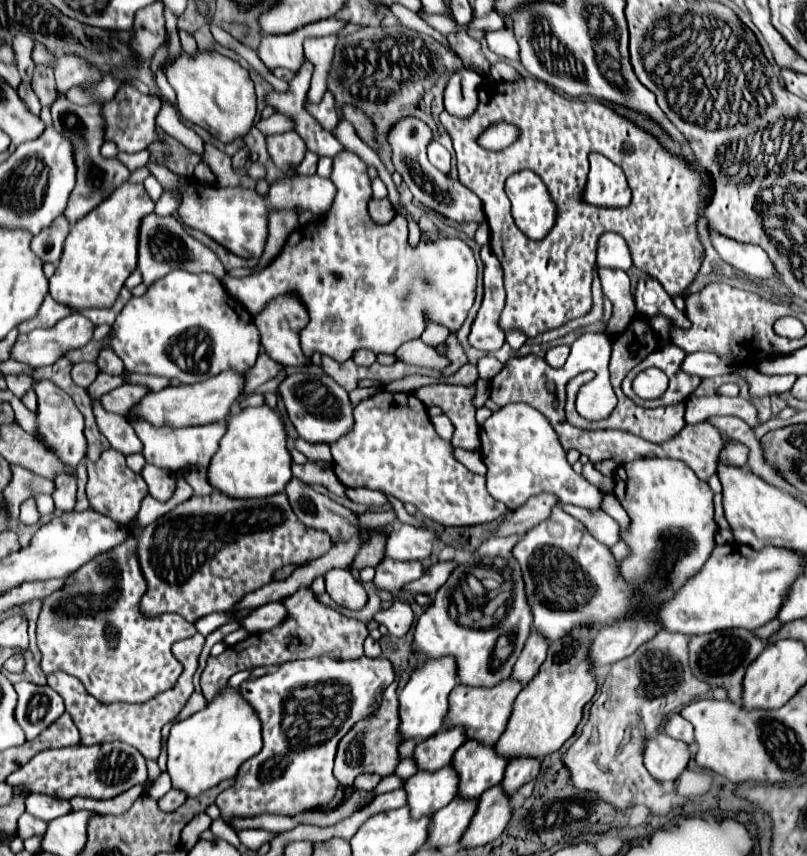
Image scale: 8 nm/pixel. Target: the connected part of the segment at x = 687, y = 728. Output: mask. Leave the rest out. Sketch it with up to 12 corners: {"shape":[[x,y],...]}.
{"shape":[[669,717],[663,731],[673,739],[693,745],[693,727],[689,721]]}

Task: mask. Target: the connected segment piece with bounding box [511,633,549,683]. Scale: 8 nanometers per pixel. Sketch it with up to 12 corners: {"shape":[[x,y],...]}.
{"shape":[[531,633],[511,677],[529,683],[545,661],[545,637]]}

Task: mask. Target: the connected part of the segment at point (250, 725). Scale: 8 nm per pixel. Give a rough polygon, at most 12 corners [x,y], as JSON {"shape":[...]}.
{"shape":[[239,689],[171,727],[167,773],[197,797],[261,747]]}

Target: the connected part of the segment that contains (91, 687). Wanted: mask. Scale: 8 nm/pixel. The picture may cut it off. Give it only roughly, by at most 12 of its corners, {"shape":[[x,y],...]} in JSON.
{"shape":[[135,525],[45,599],[43,673],[101,703],[173,689],[197,633],[139,601]]}

